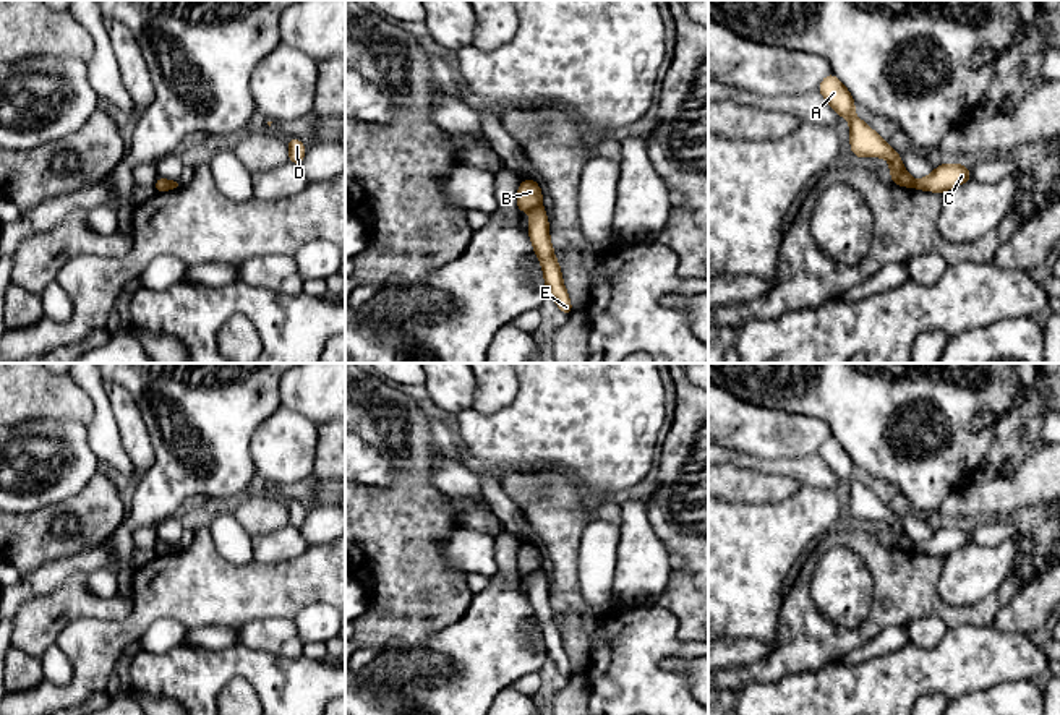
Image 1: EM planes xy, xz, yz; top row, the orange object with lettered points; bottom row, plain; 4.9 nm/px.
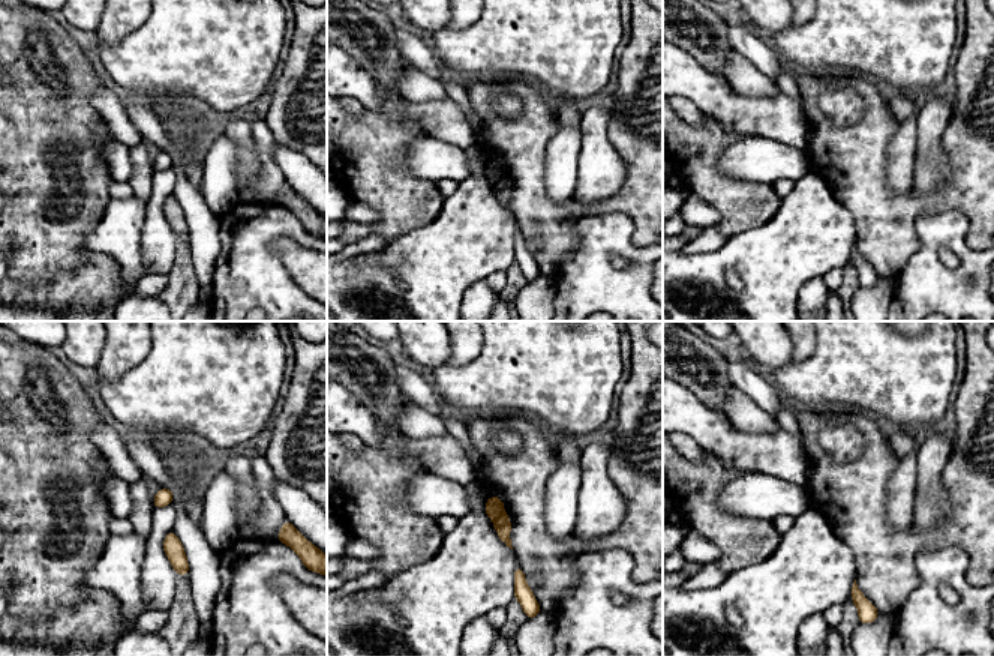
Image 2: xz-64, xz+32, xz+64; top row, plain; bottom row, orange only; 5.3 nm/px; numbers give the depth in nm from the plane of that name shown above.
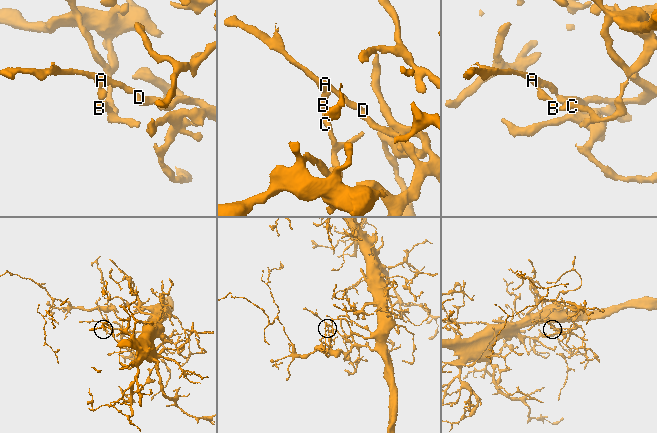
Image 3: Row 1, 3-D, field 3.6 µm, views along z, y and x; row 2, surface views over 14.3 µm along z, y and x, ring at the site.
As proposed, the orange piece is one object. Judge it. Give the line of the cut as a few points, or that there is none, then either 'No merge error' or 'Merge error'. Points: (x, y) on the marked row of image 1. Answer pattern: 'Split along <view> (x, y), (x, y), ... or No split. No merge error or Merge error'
Split along xz (540, 205), (532, 211). Merge error

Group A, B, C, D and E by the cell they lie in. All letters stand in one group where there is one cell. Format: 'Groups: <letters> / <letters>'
Groups: A B D / C E

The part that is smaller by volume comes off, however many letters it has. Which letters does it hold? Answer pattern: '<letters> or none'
C, E

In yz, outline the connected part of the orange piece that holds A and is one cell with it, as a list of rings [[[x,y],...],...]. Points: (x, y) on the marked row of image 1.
[[[830,73],[819,86],[819,92],[828,105],[849,122],[849,143],[856,157],[883,157],[890,162],[891,182],[900,186],[914,188],[916,180],[904,169],[900,152],[896,152],[878,133],[854,115],[856,102],[846,86]]]

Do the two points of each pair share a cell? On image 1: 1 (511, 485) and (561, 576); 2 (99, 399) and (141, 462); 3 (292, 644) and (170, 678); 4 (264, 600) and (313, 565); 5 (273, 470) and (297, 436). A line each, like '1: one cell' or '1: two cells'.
1: one cell
2: two cells
3: two cells
4: one cell
5: one cell

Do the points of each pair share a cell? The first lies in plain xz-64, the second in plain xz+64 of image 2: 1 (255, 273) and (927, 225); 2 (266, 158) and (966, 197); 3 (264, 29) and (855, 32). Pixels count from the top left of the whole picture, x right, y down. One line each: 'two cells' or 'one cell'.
1: one cell
2: two cells
3: one cell

